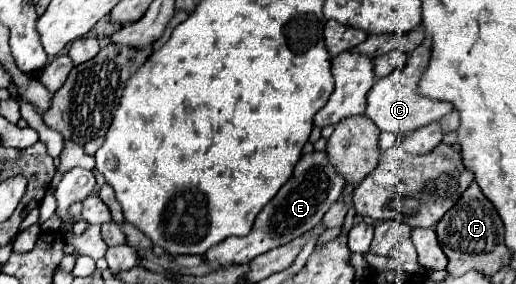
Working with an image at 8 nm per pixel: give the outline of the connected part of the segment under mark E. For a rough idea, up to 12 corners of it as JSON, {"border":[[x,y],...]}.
{"border":[[307,153],[245,237],[203,257],[243,265],[311,231],[345,181]]}

